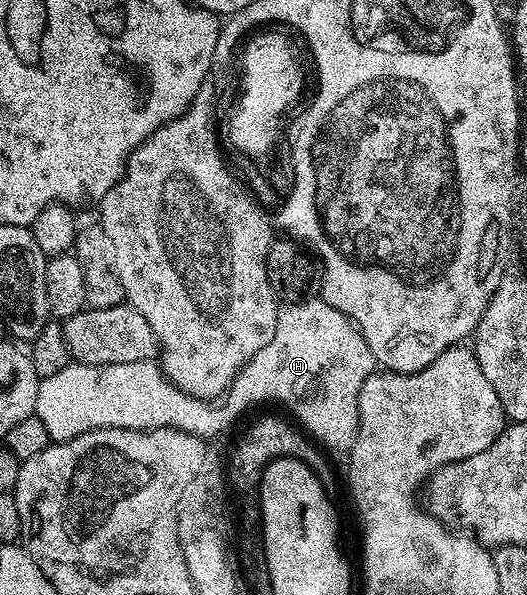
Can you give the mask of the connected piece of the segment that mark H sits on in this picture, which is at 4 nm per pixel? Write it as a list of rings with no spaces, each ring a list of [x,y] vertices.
[[[302,298],[289,301],[278,310],[275,337],[255,353],[249,364],[241,368],[233,378],[233,384],[223,396],[223,401],[196,399],[183,393],[162,373],[156,362],[120,363],[92,367],[86,363],[74,362],[65,367],[55,377],[47,377],[37,384],[37,410],[39,421],[47,429],[50,440],[65,443],[85,431],[104,427],[122,427],[136,431],[150,431],[153,427],[174,427],[192,435],[210,437],[225,431],[248,407],[256,403],[282,403],[287,410],[293,411],[292,418],[308,431],[318,444],[330,447],[333,451],[348,452],[357,436],[359,417],[359,393],[367,377],[375,370],[375,360],[367,341],[352,319],[347,318],[339,309],[326,307],[325,300]]]

